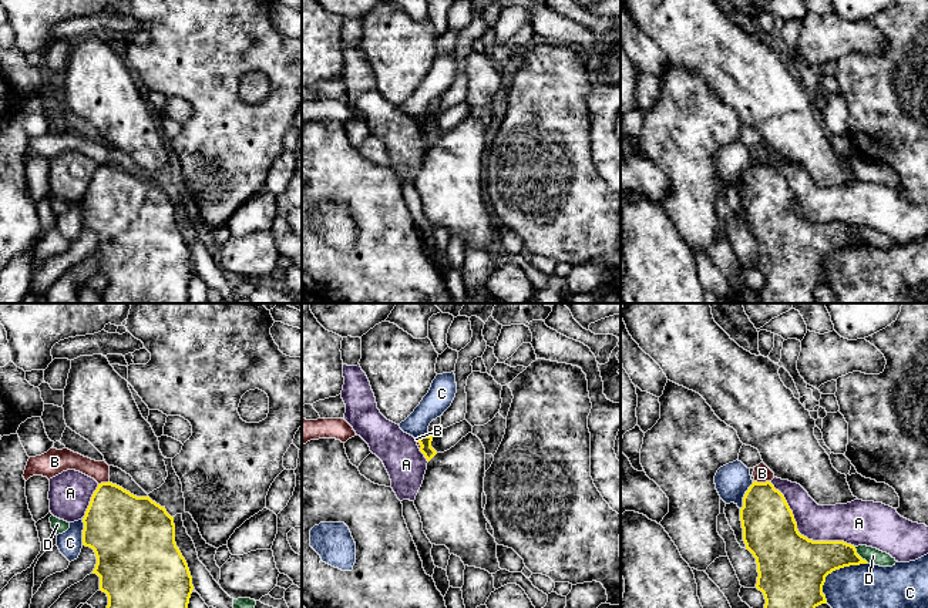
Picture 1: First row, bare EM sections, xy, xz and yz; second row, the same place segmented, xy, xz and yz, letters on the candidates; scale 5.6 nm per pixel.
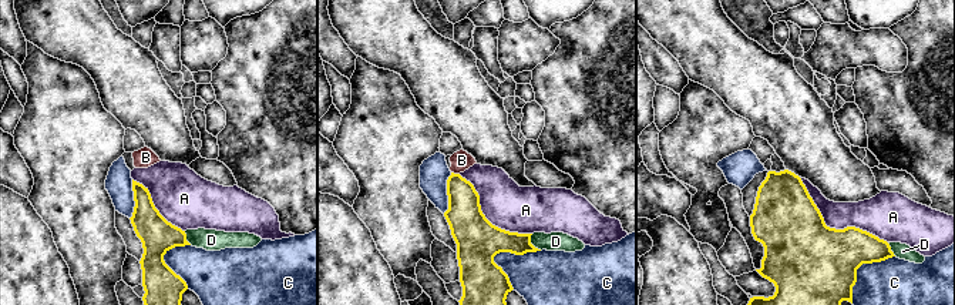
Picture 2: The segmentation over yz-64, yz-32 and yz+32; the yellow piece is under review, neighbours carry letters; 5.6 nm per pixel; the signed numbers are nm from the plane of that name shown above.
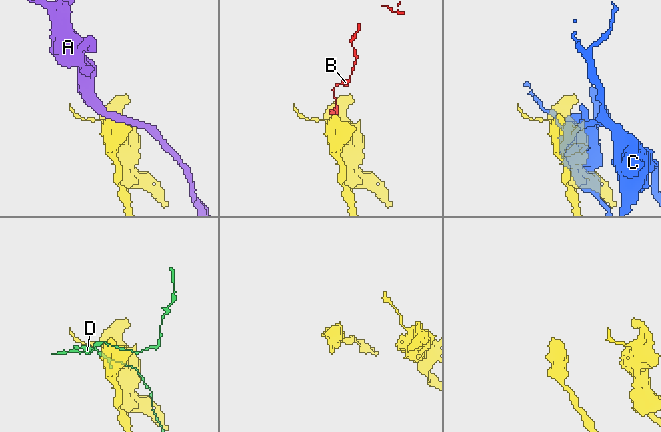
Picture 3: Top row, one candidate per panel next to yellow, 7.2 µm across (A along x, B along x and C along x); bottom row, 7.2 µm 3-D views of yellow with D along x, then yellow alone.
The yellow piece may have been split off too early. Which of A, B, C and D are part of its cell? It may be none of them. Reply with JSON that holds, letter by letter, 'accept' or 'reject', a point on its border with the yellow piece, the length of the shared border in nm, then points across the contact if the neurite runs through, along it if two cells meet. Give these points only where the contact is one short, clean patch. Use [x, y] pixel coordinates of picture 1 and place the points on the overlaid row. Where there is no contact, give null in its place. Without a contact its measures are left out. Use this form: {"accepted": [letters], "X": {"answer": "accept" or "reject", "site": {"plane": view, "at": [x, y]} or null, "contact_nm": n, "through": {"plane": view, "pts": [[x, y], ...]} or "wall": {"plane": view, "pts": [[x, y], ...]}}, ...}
{"accepted": [], "A": {"answer": "reject", "site": {"plane": "yz", "at": [800, 534]}, "contact_nm": 600}, "B": {"answer": "reject", "site": {"plane": "yz", "at": [762, 483]}, "contact_nm": 100, "wall": {"plane": "yz", "pts": [[753, 480], [769, 481]]}}, "C": {"answer": "reject", "site": {"plane": "yz", "at": [833, 570]}, "contact_nm": 340}, "D": {"answer": "reject", "site": {"plane": "yz", "at": [858, 556]}, "contact_nm": 130}}

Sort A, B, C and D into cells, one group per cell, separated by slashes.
A / B / C / D

